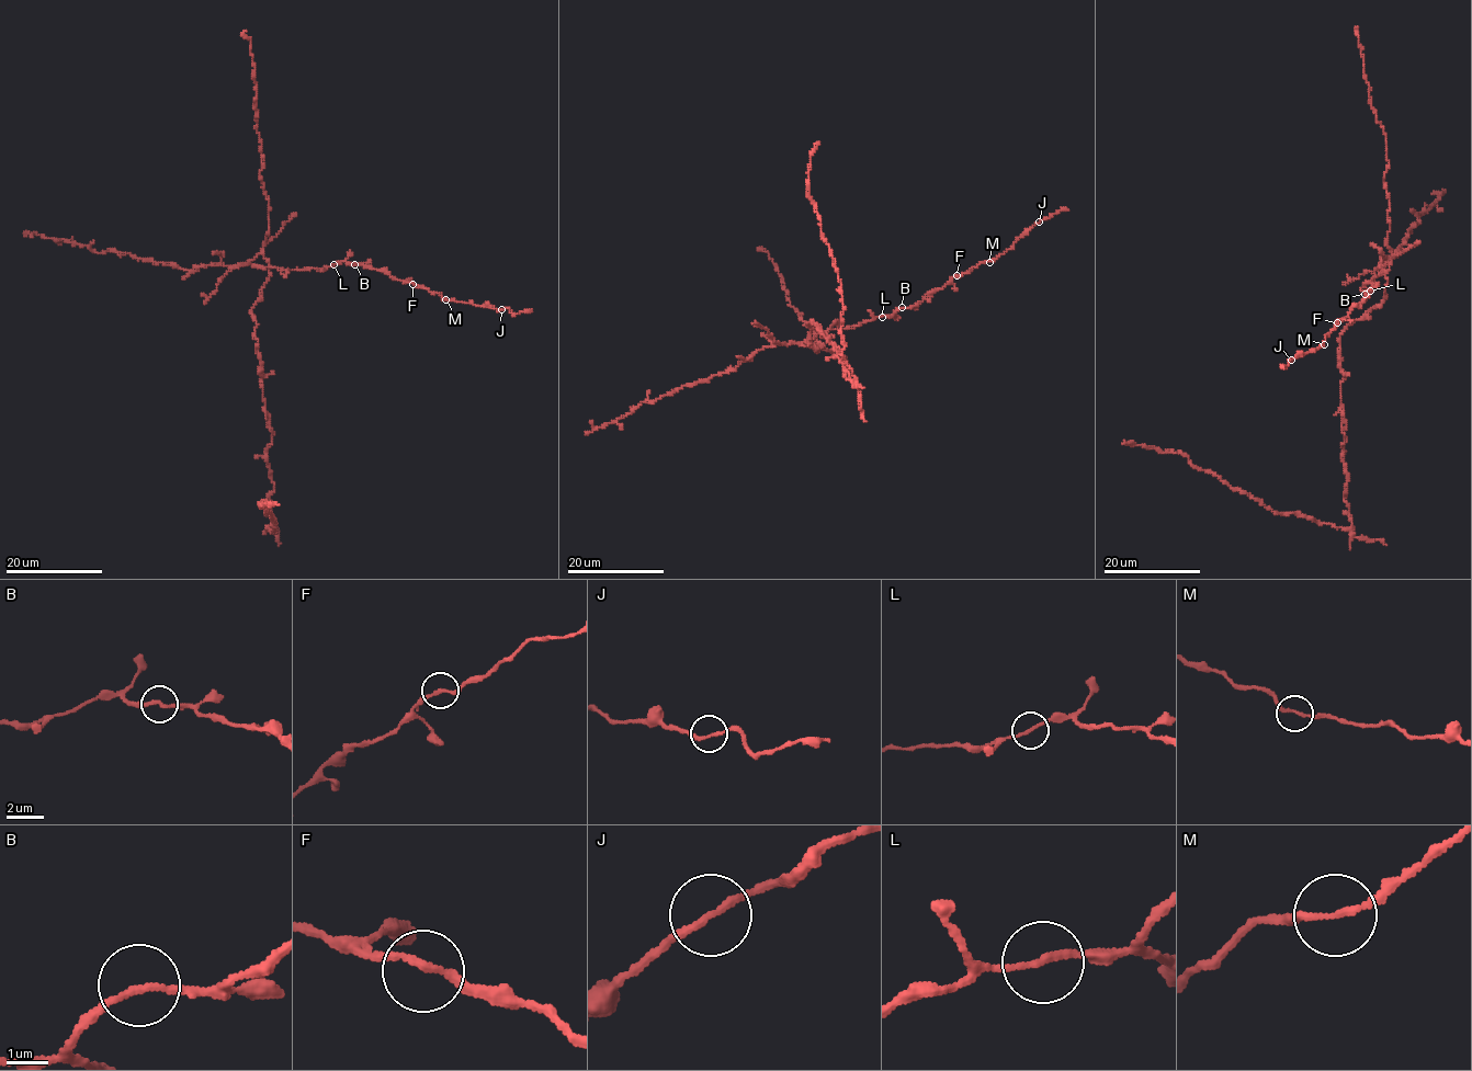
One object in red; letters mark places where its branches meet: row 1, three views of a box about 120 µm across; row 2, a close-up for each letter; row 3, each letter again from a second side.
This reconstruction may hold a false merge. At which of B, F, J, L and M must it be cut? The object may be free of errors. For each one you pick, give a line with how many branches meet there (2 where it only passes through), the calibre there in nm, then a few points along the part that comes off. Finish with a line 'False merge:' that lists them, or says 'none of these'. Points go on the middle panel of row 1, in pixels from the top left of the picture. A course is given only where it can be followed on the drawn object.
L: branches 2; calibre 160 nm; course (881, 317), (796, 343), (823, 348), (806, 341), (812, 320), (857, 383), (807, 194), (818, 141)
False merge: L

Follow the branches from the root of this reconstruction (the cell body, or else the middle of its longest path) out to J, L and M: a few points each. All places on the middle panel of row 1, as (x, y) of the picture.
J: (812, 323), (806, 342), (817, 351), (822, 343), (796, 343), (916, 306), (953, 277), (995, 261), (1039, 221)
L: (812, 323), (806, 342), (817, 351), (822, 343), (796, 343), (806, 345), (830, 328), (855, 328), (881, 317)
M: (812, 323), (806, 342), (817, 351), (822, 343), (796, 343), (916, 306), (953, 277), (989, 262)

